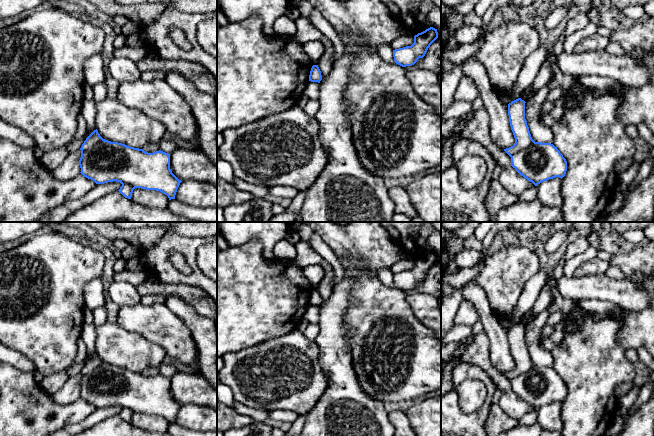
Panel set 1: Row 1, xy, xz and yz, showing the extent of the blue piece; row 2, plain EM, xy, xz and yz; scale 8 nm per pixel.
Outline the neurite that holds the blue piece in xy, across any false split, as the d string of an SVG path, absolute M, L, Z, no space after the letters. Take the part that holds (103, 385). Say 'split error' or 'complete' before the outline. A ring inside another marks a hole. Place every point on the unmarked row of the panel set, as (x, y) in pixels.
complete; M97 353L86 362L80 374L80 397L96 408L120 406L122 410L118 415L128 423L131 423L135 412L160 415L167 419L169 424L175 423L177 413L182 406L170 393L170 378L161 374L148 377L143 373L105 364Z

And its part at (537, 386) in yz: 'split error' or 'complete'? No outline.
complete

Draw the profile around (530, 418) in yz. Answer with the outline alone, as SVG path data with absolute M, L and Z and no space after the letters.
M535 409L523 415L519 420L518 424L524 426L531 426L537 423L537 411Z

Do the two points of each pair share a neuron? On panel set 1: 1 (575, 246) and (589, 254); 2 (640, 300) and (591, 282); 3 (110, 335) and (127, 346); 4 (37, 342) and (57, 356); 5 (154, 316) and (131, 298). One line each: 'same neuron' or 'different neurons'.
1: different neurons
2: same neuron
3: same neuron
4: same neuron
5: different neurons

